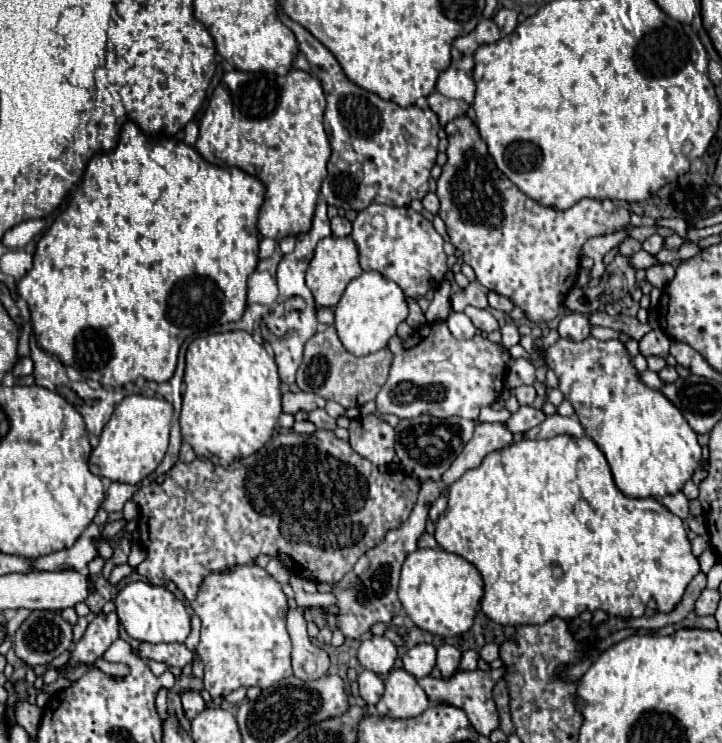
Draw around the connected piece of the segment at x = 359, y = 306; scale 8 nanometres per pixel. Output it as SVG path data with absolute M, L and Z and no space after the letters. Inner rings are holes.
M364 271L360 277L352 279L342 299L334 307L334 327L338 331L338 337L346 351L350 351L356 357L384 349L388 339L396 335L396 327L406 317L408 305L402 289L394 281L384 279L378 271Z

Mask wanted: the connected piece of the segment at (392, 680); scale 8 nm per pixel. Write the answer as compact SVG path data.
M404 669L390 671L384 685L386 685L386 691L382 699L376 703L376 713L382 717L410 719L426 711L430 705L416 677L406 673Z

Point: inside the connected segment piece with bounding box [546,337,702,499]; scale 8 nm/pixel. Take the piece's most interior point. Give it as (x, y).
(652, 451)

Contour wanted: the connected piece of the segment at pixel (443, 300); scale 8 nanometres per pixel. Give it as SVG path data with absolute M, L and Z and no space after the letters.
M442 281L440 287L436 287L434 299L432 299L432 303L430 303L428 311L426 311L426 321L428 323L444 321L450 315L450 311L452 311L452 307L450 307L450 295L452 295L450 281Z

